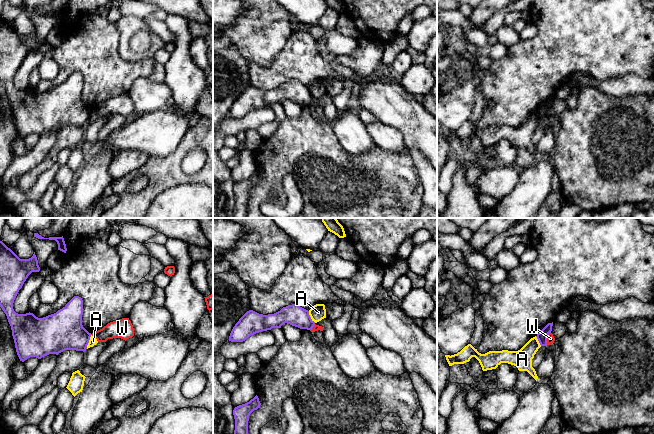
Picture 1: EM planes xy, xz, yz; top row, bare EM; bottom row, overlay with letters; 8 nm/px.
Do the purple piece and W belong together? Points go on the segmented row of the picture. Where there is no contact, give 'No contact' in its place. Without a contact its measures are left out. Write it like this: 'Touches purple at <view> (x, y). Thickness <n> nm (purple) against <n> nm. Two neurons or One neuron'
Touches purple at yz (546, 338). Thickness 80 nm (purple) against 60 nm. Two neurons

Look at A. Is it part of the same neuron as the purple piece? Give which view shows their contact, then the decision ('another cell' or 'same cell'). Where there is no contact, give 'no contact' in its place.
xy | another cell

